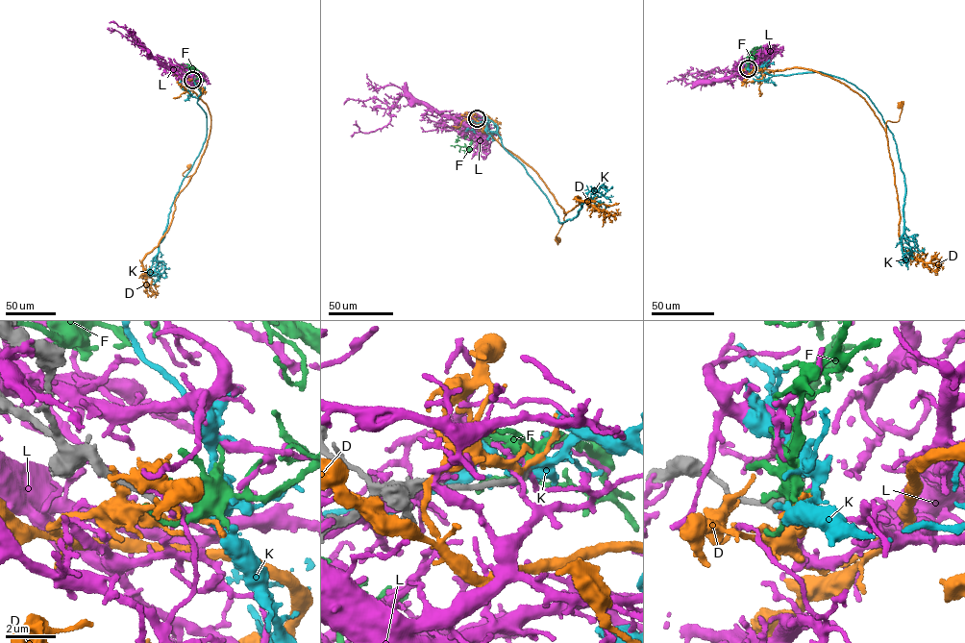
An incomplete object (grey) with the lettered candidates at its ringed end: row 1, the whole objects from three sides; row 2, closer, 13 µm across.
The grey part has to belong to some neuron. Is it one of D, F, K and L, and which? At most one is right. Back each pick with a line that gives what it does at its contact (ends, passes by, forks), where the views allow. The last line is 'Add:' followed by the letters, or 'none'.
K: it passes by
Add: K

